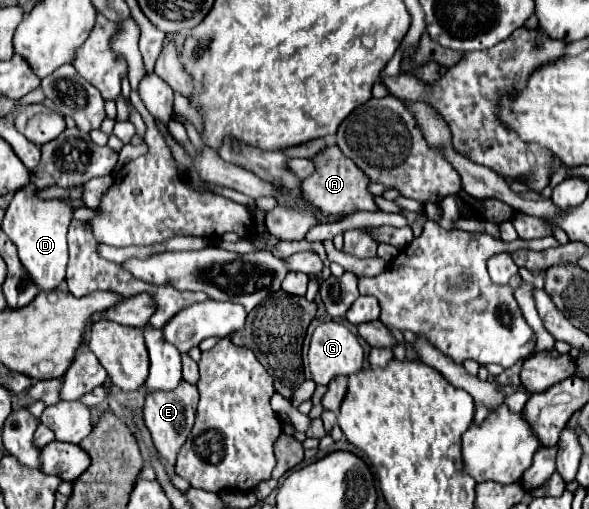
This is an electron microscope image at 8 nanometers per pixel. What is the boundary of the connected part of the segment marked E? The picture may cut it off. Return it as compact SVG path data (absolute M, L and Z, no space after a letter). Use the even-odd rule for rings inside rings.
M180 383L176 391L156 391L156 395L146 395L144 423L152 435L160 459L164 459L170 465L176 465L176 455L180 453L180 447L186 443L188 433L192 431L196 405L198 405L198 389L192 387L190 383Z

